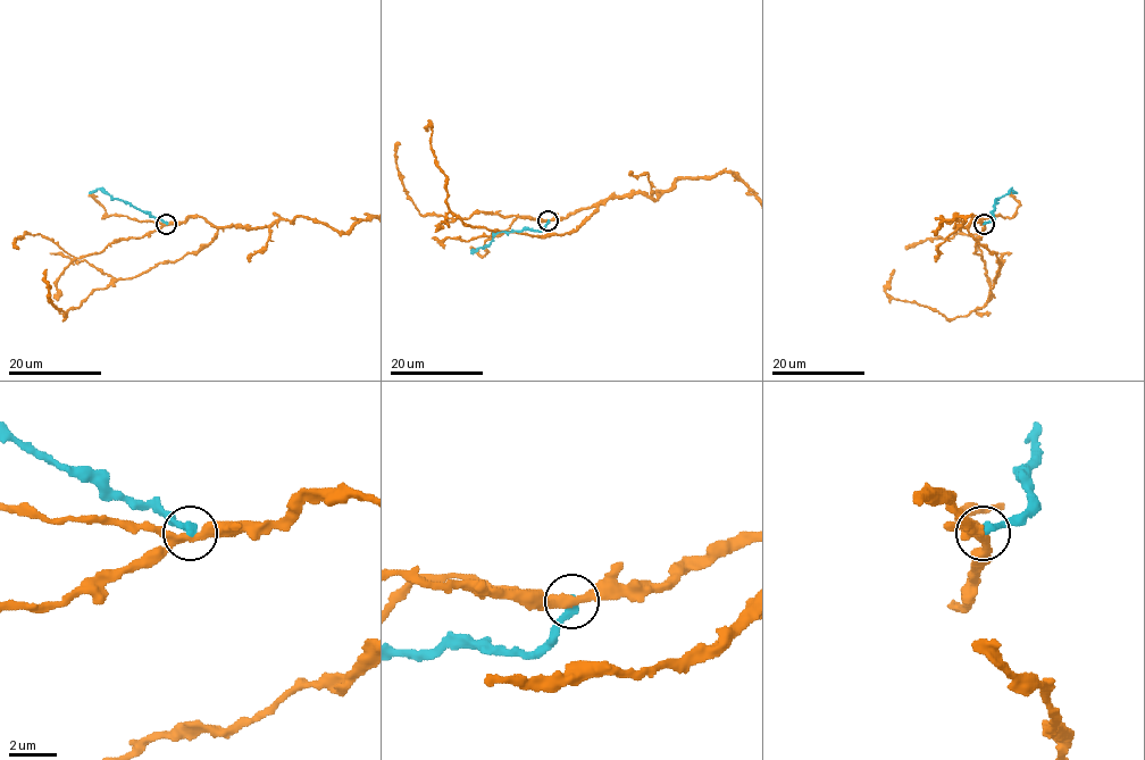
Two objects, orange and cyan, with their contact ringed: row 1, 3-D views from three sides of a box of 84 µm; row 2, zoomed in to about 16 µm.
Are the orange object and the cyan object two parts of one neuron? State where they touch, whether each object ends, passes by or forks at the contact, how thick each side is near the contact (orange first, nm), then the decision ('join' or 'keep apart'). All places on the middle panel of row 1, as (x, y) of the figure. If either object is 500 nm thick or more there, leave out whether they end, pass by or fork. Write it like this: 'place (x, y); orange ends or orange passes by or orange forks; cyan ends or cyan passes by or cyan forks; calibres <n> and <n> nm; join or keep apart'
place (548, 220); orange forks; cyan ends; calibres 280 and 400 nm; keep apart

